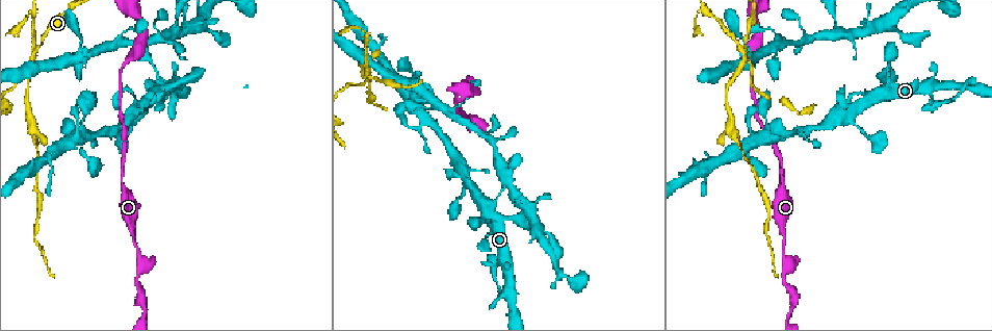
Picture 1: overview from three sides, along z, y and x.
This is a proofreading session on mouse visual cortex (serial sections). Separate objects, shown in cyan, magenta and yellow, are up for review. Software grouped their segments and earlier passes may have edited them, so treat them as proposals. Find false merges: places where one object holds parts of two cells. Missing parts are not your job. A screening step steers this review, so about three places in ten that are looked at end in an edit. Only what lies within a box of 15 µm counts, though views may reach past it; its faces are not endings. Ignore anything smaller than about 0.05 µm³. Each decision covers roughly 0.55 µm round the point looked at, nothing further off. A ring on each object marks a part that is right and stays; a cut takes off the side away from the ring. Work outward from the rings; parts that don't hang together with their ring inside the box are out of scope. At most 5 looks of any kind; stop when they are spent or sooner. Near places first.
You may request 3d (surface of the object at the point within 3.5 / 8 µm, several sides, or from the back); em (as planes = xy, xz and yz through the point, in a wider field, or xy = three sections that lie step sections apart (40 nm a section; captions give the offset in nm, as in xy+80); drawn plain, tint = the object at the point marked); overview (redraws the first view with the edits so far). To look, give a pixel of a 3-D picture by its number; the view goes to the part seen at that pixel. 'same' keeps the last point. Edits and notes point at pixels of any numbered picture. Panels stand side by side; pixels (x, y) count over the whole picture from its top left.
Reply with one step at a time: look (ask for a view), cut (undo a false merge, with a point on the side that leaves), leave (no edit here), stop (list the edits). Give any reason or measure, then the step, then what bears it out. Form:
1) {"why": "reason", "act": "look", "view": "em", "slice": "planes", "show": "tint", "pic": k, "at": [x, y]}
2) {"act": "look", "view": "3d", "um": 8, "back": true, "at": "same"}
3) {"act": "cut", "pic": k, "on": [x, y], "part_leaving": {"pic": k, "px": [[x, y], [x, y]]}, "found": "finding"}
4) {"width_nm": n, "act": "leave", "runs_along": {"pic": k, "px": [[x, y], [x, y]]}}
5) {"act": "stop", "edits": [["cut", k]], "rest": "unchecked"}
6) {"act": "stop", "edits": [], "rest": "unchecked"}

{"why": "abrupt turn", "act": "look", "view": "3d", "um": 3.5, "pic": 1, "at": [37, 49]}

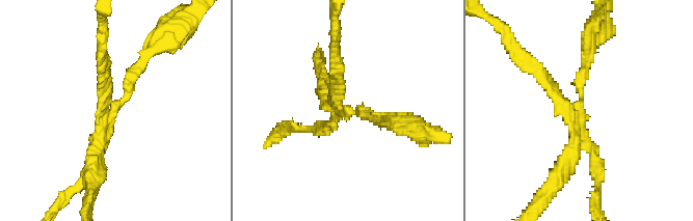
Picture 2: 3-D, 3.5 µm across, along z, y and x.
{"arms": 4, "arm_widths_nm": [150, 150, 200, 250], "why": "need the tissue", "act": "look", "view": "em", "slice": "planes", "show": "tint", "pic": 2, "at": [110, 116]}

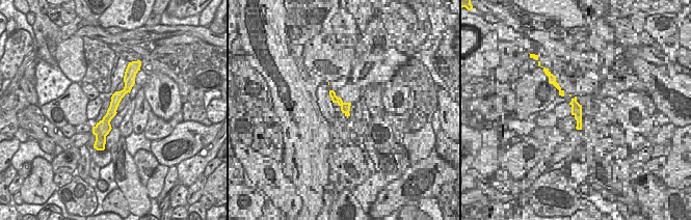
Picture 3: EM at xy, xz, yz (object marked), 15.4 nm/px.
{"act": "cut", "pic": 2, "on": [329, 78], "part_leaving": {"pic": 2, "px": [[335, 108], [328, 103], [318, 65]]}, "found": "two cells meet here"}

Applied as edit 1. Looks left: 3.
{"act": "look", "view": "overview"}

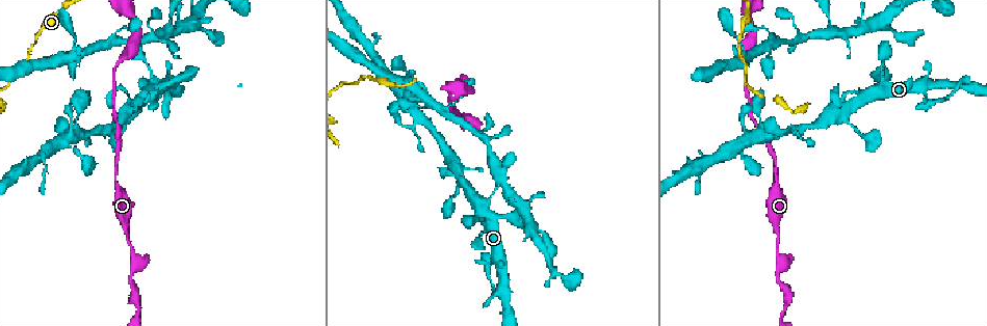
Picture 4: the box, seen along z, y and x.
{"why": "abrupt turn", "act": "look", "view": "3d", "um": 3.5, "pic": 4, "at": [924, 103]}

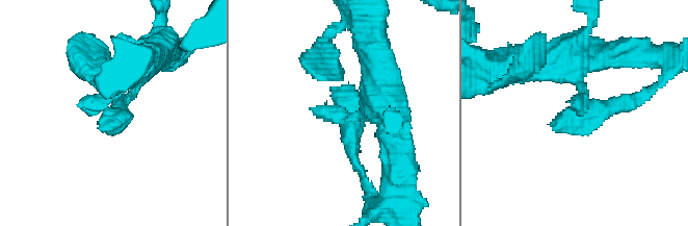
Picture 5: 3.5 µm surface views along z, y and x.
{"act": "look", "view": "em", "slice": "xy", "step": 2, "show": "tint", "pic": 5, "at": [102, 108]}

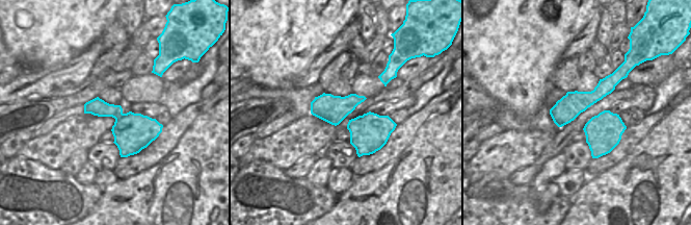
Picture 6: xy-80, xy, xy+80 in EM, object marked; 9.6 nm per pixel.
{"act": "leave", "found": "all the same cell"}

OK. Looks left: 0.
{"act": "stop", "edits": [["cut", 2]], "rest": "unchecked"}

